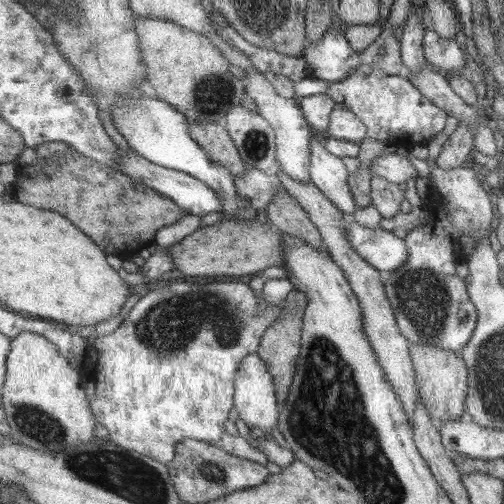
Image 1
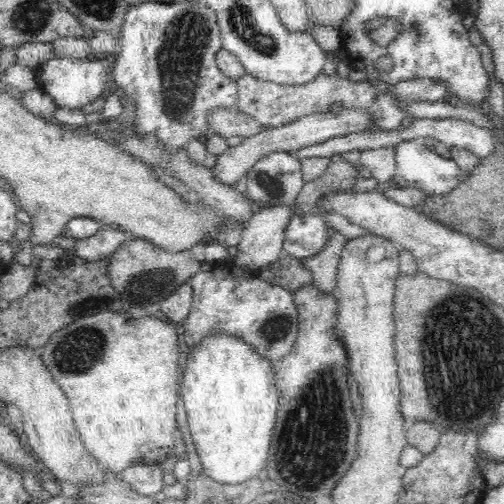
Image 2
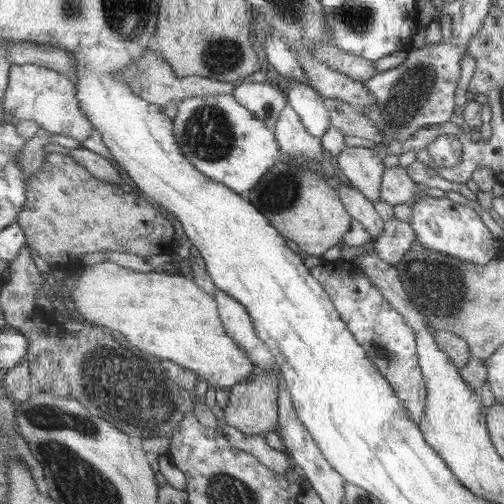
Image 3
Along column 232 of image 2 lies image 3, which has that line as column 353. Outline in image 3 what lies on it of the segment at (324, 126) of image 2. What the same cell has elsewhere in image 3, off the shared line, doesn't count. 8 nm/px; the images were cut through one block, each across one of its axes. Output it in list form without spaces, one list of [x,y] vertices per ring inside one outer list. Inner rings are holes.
[[[347,148],[337,158],[339,170],[357,190],[361,190],[373,202],[381,200],[383,174],[387,170],[383,160],[385,156],[381,156],[379,150],[371,148]]]

